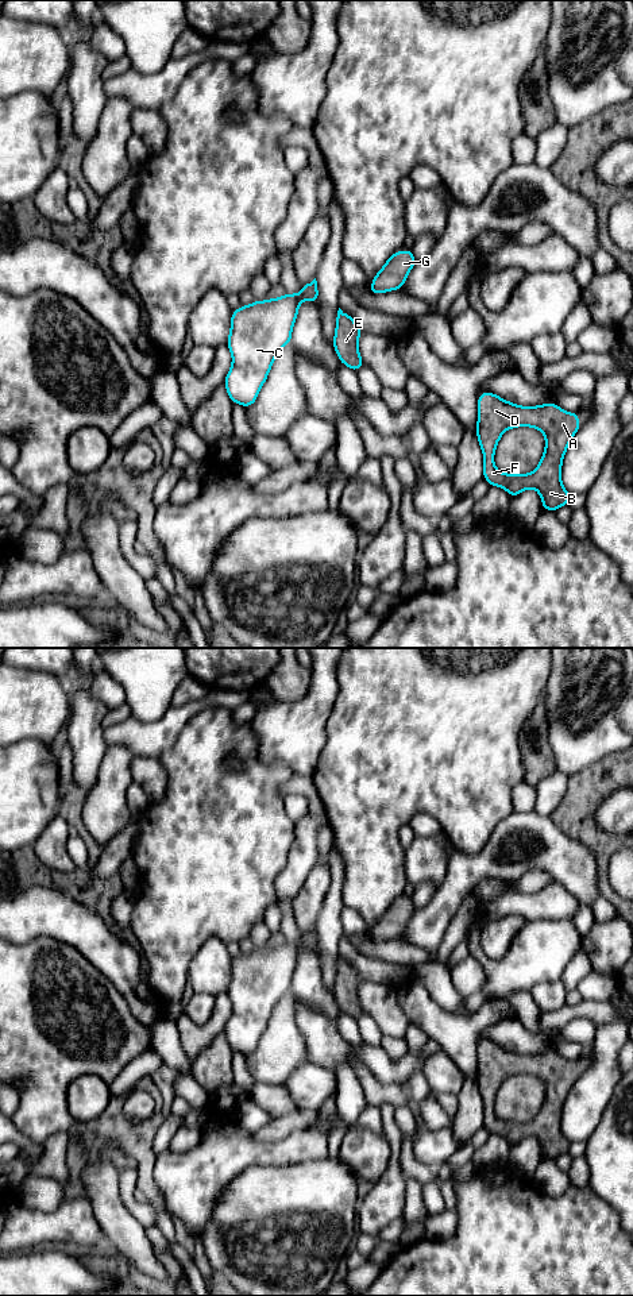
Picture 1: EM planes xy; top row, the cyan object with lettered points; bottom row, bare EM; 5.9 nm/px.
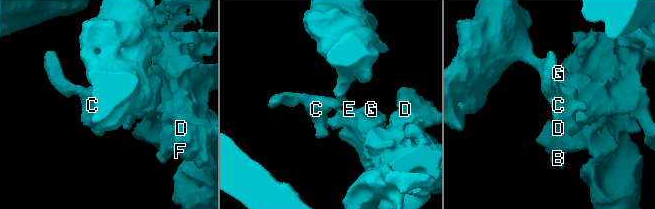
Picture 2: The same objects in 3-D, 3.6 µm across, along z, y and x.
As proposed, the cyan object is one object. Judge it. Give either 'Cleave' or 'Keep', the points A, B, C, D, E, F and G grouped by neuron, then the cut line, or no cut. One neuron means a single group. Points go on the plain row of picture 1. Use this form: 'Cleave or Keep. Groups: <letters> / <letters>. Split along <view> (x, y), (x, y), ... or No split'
Cleave. Groups: A B D E F G / C. Split along xy (317, 941), (315, 949)

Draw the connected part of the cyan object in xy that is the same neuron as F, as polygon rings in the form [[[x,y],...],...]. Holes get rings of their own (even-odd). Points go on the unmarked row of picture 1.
[[[482,1040],[478,1046],[475,1079],[483,1099],[483,1126],[490,1134],[506,1138],[512,1146],[526,1137],[536,1137],[543,1158],[556,1160],[568,1153],[571,1145],[561,1131],[561,1111],[579,1076],[578,1060],[568,1061],[557,1052],[521,1054],[494,1041]],[[517,1075],[532,1075],[545,1083],[544,1102],[530,1122],[505,1122],[494,1112],[494,1100],[501,1084]]]

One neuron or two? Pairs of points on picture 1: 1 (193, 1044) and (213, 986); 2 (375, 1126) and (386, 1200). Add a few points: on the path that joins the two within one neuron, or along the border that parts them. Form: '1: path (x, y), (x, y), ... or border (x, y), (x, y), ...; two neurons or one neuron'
1: border (226, 991), (220, 991), (215, 996); two neurons
2: border (378, 1107), (383, 1133); two neurons

